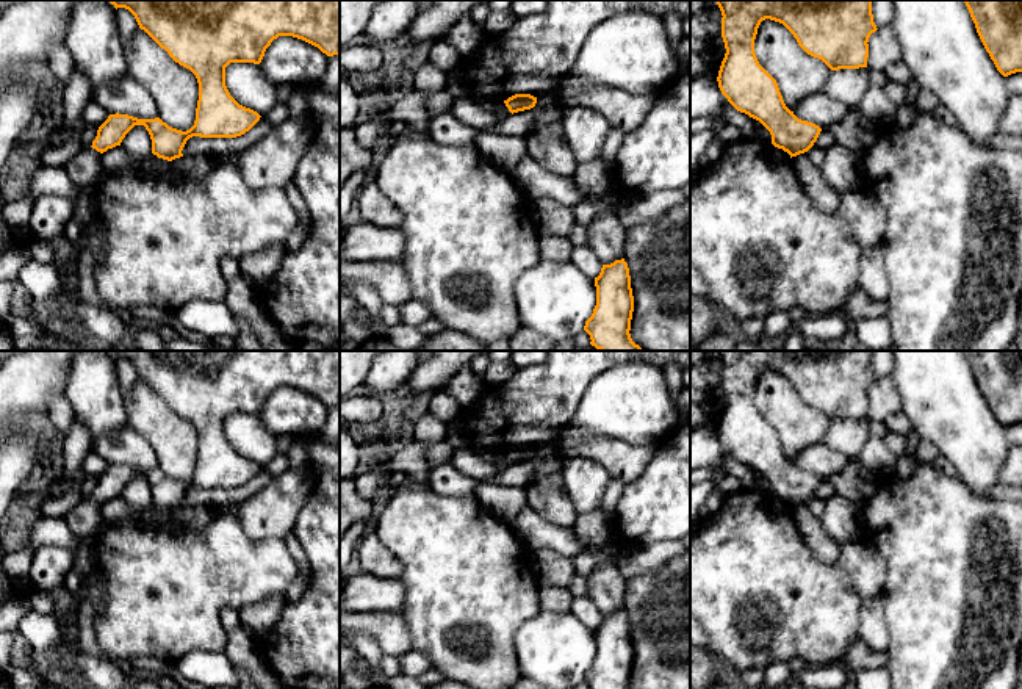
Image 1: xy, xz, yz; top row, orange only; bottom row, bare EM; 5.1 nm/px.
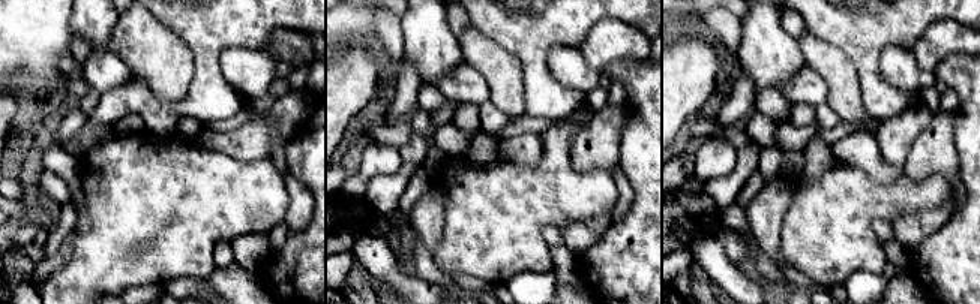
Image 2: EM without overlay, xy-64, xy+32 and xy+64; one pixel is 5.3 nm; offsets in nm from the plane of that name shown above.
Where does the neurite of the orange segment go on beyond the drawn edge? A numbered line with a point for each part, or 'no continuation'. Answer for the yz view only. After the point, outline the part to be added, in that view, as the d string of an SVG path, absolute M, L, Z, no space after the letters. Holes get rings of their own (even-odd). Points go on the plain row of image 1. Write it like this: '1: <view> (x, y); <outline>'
no continuation

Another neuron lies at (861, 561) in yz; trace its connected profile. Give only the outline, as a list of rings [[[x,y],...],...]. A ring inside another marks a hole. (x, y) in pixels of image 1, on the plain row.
[[[869,539],[842,545],[839,565],[851,578],[861,600],[881,595],[886,584],[886,562]]]

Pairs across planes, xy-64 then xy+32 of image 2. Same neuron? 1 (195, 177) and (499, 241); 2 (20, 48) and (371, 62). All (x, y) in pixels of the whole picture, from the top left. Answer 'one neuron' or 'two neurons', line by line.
1: one neuron
2: two neurons

